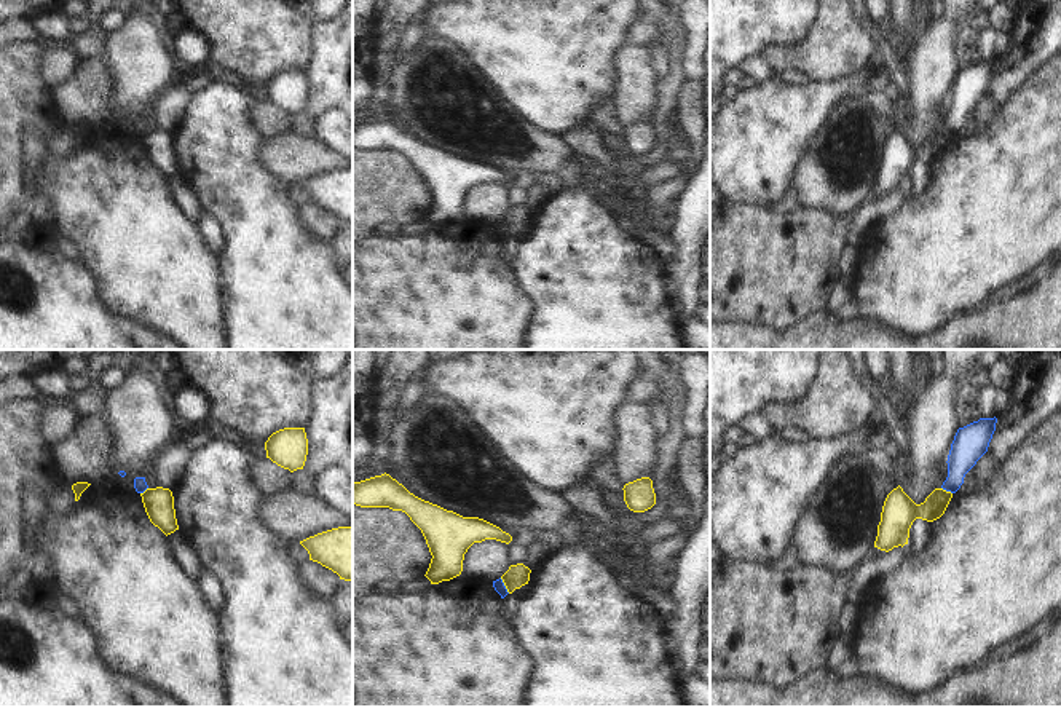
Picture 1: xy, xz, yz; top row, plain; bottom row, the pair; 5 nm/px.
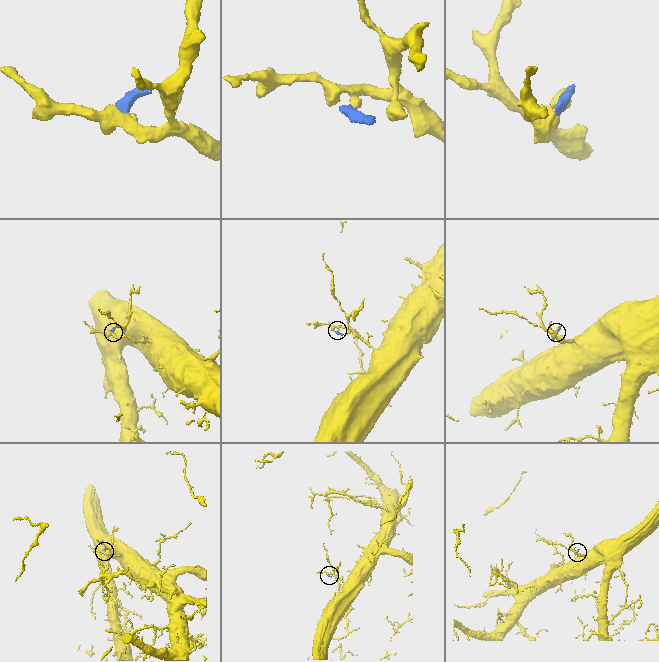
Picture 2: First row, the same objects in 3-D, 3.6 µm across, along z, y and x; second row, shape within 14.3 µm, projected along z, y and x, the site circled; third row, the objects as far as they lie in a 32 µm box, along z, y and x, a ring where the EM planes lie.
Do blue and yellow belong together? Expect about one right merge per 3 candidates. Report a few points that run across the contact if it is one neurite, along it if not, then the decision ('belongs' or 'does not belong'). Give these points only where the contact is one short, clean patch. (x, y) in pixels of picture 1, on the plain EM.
line xz (500, 221), (509, 235); does not belong

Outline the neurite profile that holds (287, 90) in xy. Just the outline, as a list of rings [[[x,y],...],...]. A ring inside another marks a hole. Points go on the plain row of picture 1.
[[[284,70],[265,85],[266,101],[290,115],[303,112],[308,97],[305,70]]]

